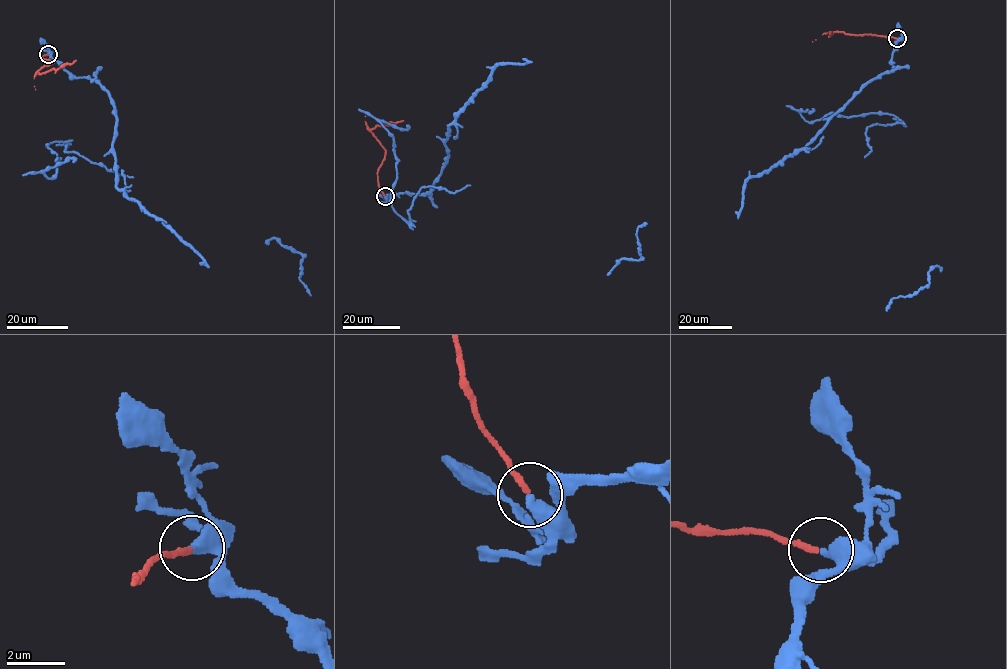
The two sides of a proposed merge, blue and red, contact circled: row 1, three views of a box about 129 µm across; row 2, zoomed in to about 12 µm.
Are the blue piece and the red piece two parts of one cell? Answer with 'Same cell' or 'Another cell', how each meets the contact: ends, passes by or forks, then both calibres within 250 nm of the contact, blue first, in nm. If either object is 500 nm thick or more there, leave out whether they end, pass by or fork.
Another cell. At the ring blue ends. At the ring red ends. Thickness 440 nm (blue) against 200 nm

